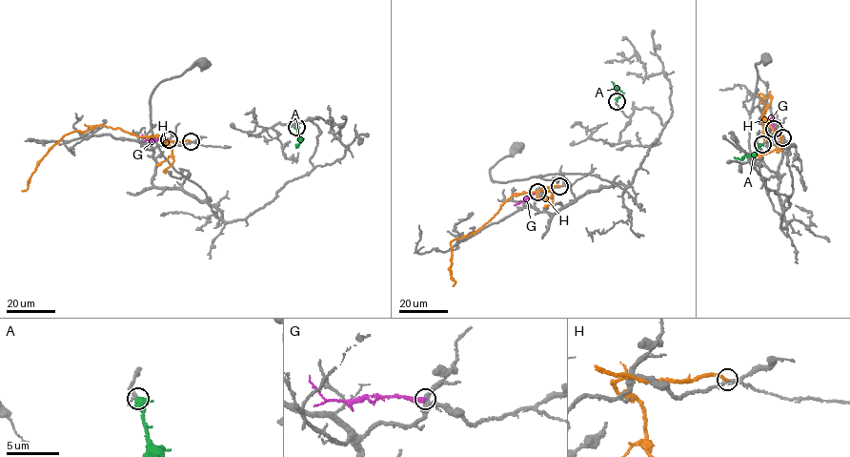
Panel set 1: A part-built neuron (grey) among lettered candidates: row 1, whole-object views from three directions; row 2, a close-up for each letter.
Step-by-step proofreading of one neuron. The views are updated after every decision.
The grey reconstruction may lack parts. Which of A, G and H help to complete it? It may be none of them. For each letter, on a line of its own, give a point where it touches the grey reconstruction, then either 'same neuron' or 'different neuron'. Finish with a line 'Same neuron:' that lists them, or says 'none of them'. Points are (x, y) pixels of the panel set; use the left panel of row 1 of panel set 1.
A: meets grey at (296, 127); same neuron
G: meets grey at (169, 139); different neuron
H: meets grey at (191, 141); different neuron
Same neuron: A

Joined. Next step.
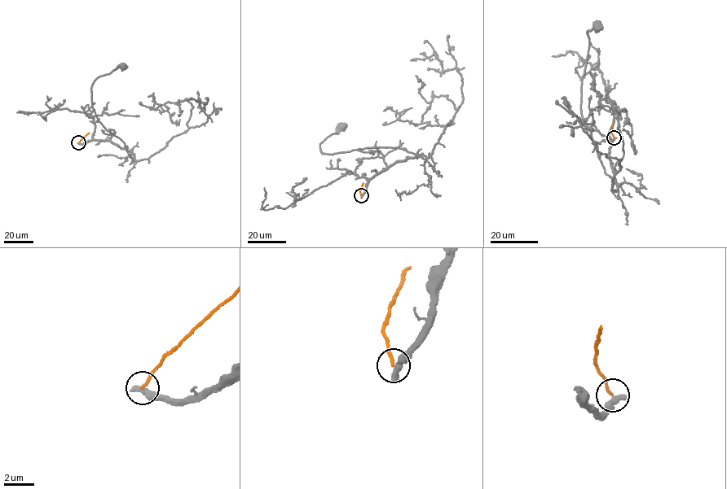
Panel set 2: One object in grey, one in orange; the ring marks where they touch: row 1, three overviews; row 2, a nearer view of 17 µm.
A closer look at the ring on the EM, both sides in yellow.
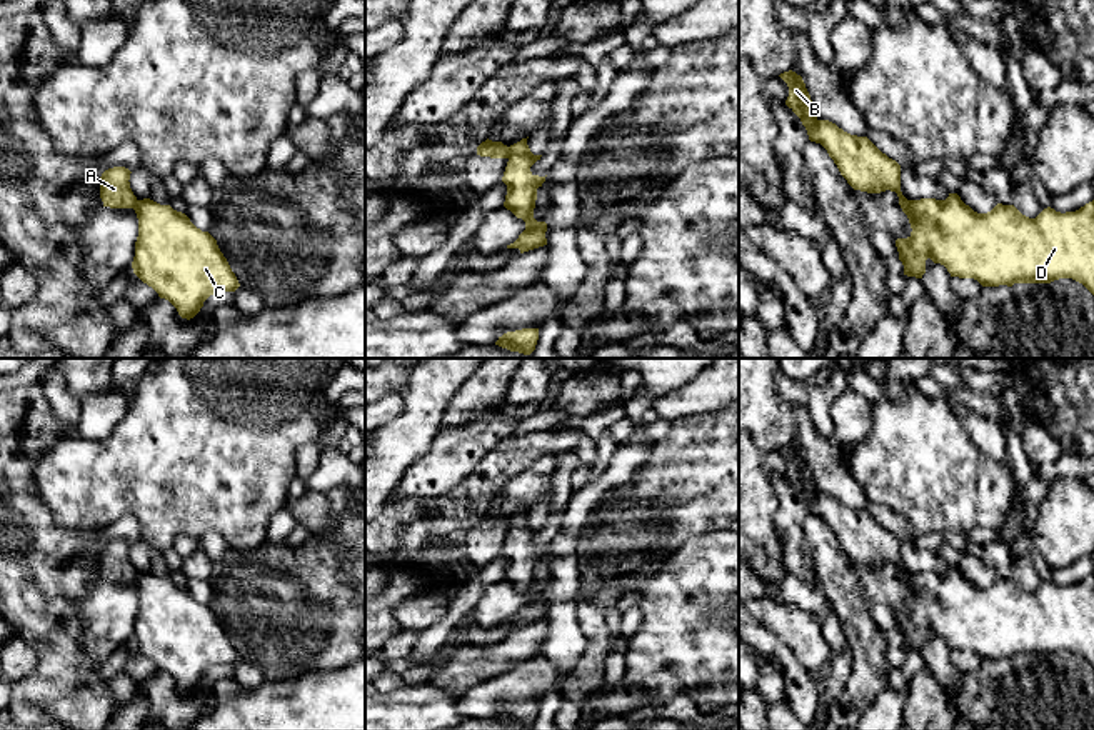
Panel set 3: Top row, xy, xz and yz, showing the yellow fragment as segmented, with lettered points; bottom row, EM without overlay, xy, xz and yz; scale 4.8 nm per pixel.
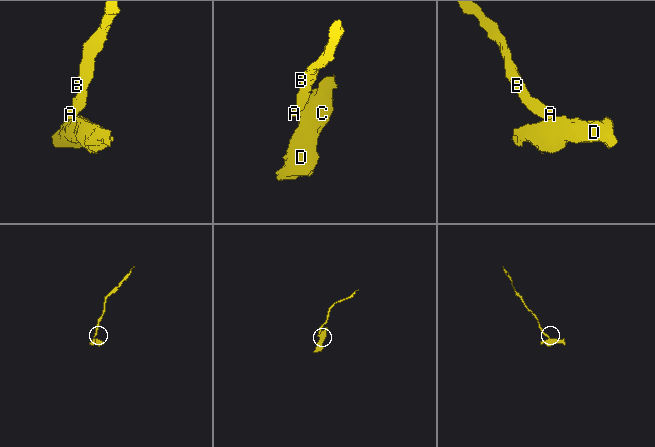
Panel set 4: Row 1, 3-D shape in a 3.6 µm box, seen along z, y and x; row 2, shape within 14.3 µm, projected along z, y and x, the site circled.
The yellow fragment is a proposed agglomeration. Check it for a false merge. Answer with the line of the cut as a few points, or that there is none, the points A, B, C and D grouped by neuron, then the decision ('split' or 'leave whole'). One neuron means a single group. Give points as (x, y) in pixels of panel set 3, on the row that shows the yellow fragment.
cut in xz along (511, 147), (507, 157); A B / C D; split

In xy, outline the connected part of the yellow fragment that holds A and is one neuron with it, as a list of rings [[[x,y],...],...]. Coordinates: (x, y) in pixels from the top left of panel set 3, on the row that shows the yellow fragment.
[[[113,167],[100,177],[100,198],[103,207],[110,208],[135,208],[137,197],[130,188],[130,170],[125,167]]]

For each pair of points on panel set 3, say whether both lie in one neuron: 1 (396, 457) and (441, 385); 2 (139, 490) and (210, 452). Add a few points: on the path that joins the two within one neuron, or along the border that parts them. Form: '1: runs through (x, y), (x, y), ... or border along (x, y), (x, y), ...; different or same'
1: runs through (404, 439), (421, 422), (424, 404); same
2: runs through (157, 472), (169, 462), (182, 462), (192, 457); same

